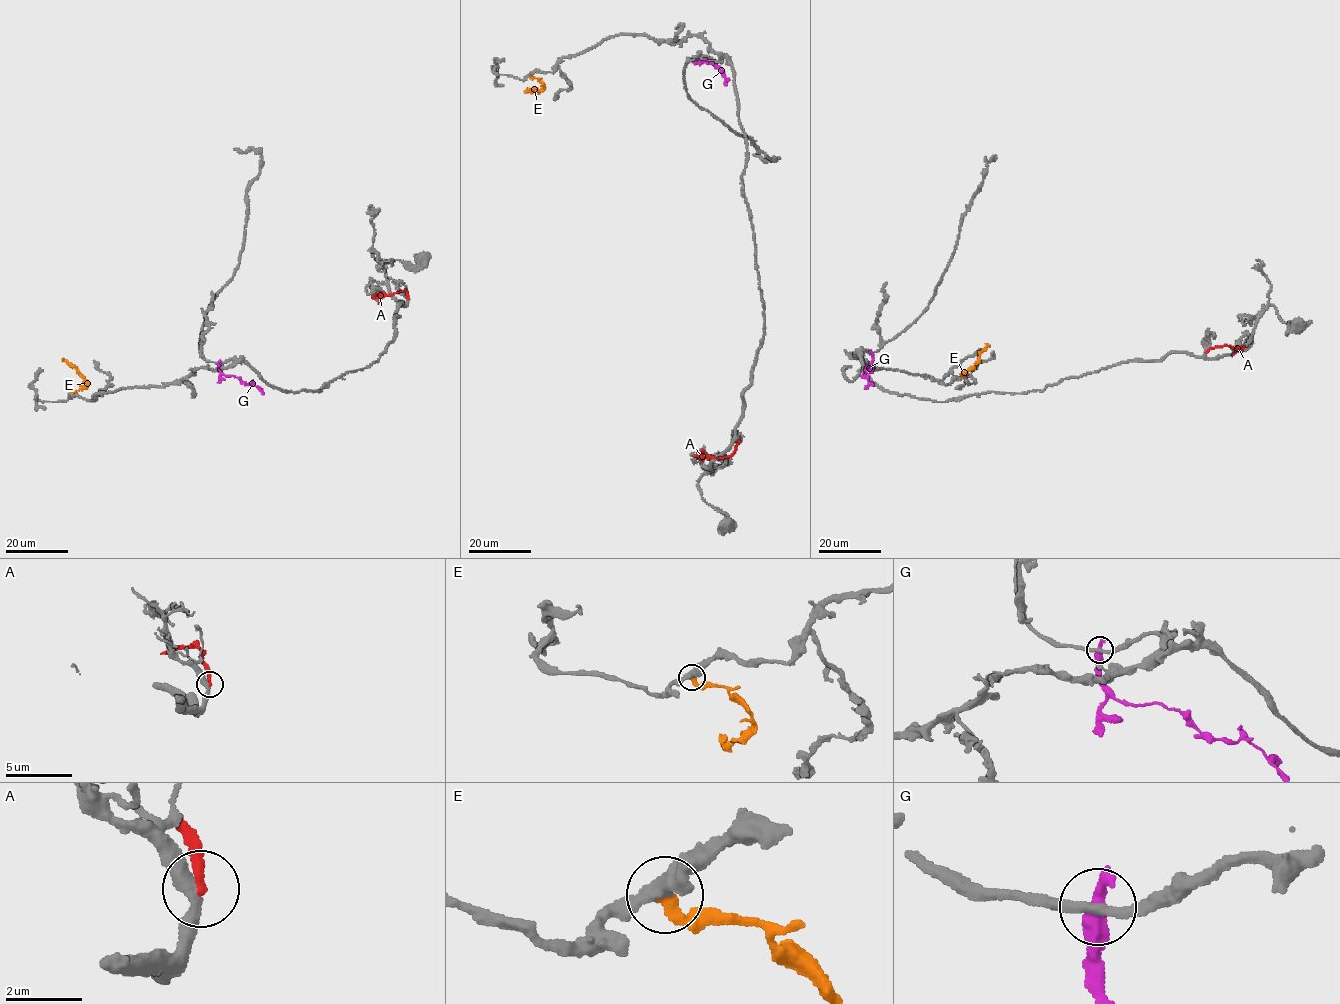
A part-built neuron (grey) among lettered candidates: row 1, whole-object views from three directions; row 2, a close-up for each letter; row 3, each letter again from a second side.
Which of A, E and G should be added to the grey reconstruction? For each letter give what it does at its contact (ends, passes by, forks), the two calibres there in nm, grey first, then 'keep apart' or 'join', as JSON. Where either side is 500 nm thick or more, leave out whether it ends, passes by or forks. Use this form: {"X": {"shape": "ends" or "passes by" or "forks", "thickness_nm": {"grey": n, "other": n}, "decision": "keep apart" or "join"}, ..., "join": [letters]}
{"A": {"shape": "ends", "thickness_nm": {"grey": 400, "other": 280}, "decision": "keep apart"}, "E": {"shape": "ends", "thickness_nm": {"grey": 360, "other": 320}, "decision": "join"}, "G": {"shape": "ends", "thickness_nm": {"grey": 240, "other": 480}, "decision": "keep apart"}, "join": ["E"]}

